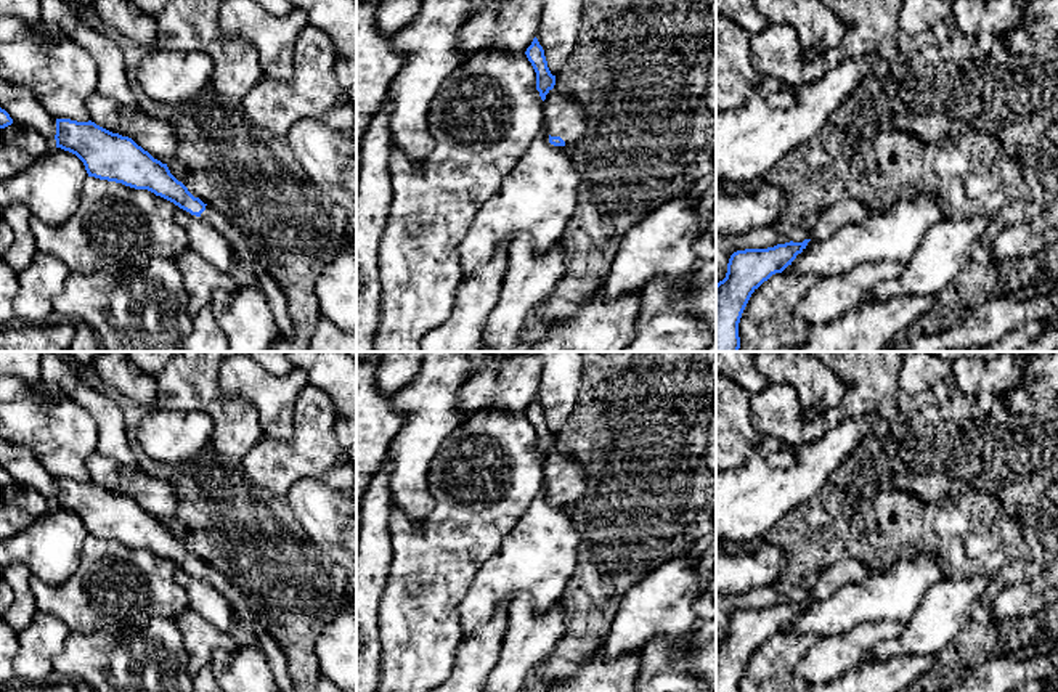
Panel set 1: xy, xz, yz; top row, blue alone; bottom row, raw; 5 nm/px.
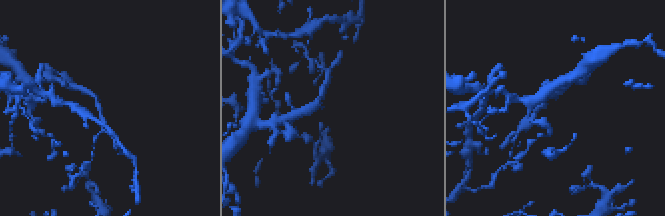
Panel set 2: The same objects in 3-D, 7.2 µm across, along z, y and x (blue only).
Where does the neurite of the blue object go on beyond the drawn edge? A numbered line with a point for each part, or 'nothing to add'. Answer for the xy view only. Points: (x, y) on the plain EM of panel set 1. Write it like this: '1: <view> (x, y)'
1: xy (270, 649)

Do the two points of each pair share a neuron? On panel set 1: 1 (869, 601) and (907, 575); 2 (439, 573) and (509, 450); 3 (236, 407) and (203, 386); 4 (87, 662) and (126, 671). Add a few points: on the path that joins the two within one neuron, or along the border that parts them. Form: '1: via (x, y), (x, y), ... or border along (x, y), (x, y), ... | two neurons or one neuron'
1: via (878, 598), (888, 594), (898, 585) | one neuron
2: via (463, 543), (506, 500), (508, 480) | one neuron
3: via (228, 407), (223, 407), (211, 394) | one neuron
4: via (97, 663), (116, 671) | one neuron

